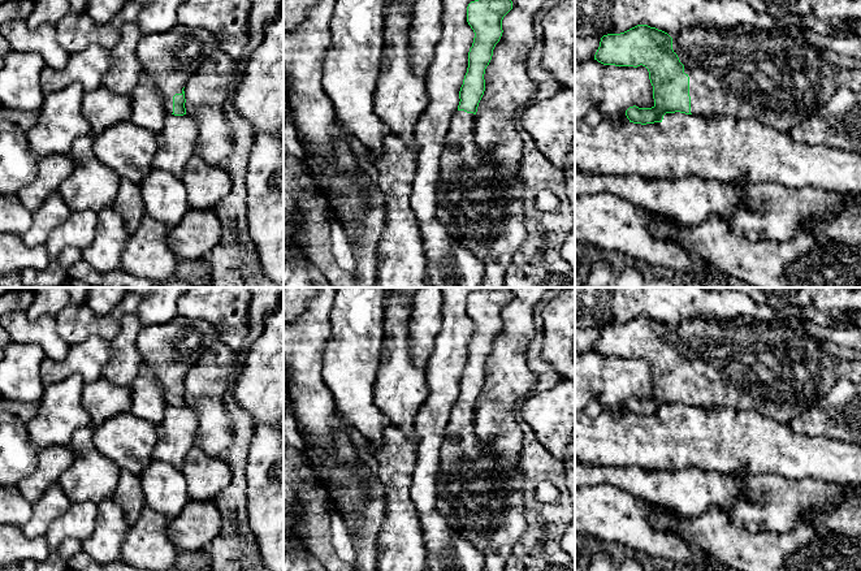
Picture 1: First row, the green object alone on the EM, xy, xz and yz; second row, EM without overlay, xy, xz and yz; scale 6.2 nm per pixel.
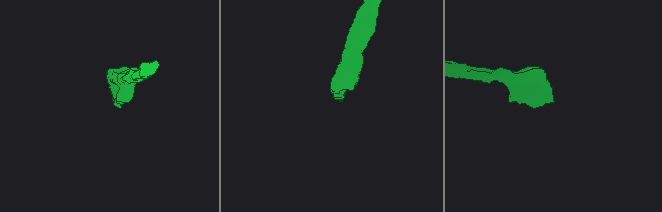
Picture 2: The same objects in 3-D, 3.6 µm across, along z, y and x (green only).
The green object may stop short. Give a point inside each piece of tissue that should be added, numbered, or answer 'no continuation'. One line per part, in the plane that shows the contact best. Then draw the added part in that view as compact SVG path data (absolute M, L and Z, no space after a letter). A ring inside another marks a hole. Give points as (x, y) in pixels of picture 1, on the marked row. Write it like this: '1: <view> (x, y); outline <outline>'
1: yz (778, 81); outline M683 27L672 35L672 49L689 77L695 116L754 120L787 134L817 113L839 87L861 92L861 68L854 75L853 70L828 62L822 51L793 38Z

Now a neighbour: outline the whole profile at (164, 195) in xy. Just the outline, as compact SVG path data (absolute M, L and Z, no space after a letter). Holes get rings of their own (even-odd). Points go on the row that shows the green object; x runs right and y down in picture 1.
M152 169L139 185L146 215L166 224L177 225L190 208L181 178Z

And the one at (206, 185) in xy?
M195 153L187 160L181 178L190 208L213 209L232 191L225 165L212 165Z

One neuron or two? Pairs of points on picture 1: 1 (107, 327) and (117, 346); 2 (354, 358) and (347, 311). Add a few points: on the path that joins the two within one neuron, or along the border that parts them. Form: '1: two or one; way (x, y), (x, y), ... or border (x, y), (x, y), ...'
1: two; border (120, 320), (120, 331), (109, 341)
2: one; way (354, 346), (354, 323)

